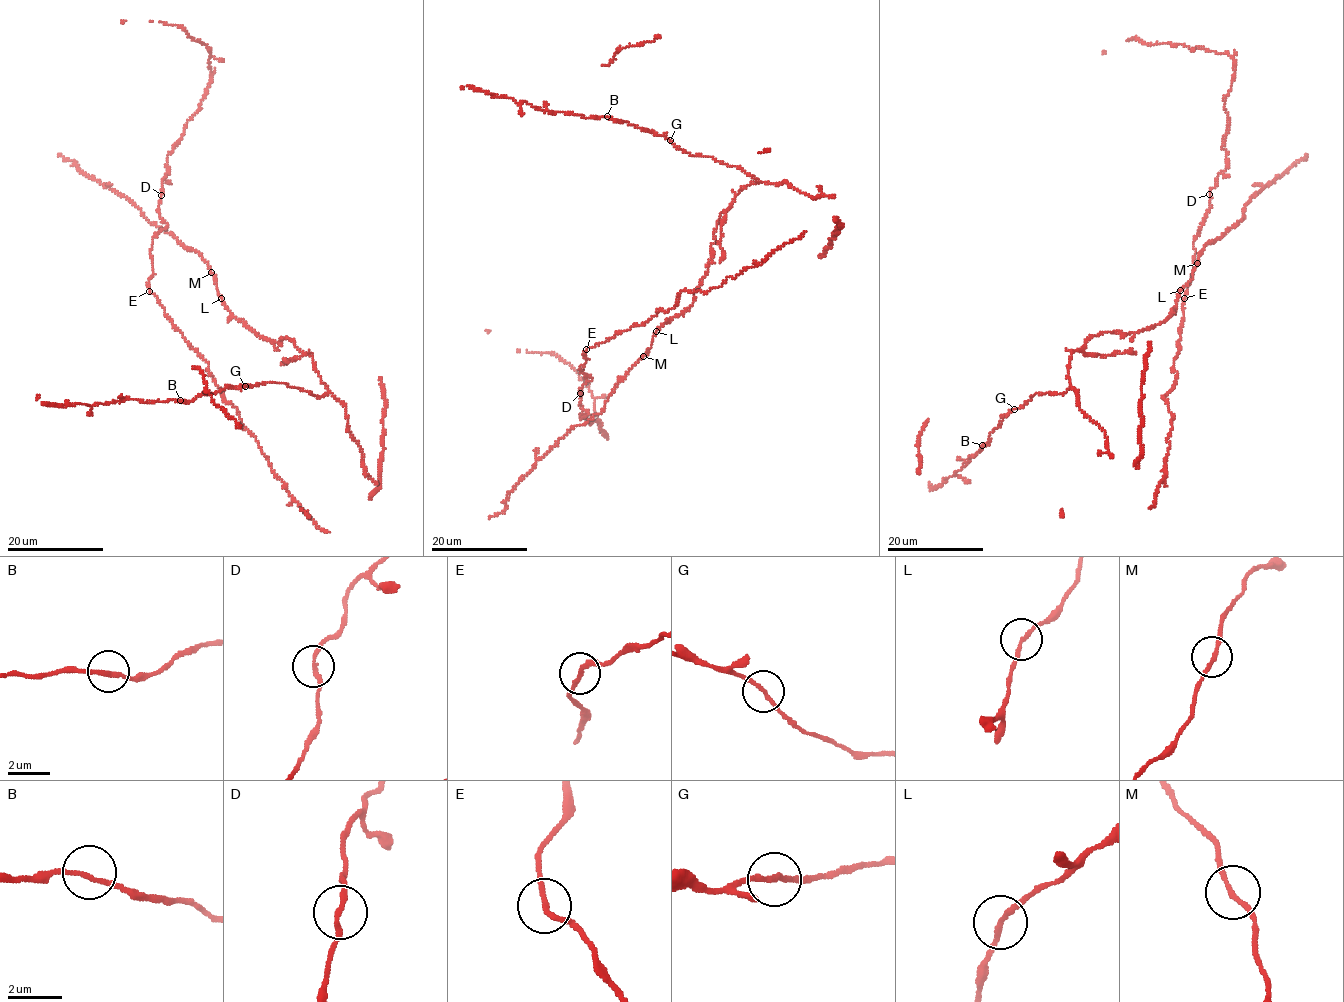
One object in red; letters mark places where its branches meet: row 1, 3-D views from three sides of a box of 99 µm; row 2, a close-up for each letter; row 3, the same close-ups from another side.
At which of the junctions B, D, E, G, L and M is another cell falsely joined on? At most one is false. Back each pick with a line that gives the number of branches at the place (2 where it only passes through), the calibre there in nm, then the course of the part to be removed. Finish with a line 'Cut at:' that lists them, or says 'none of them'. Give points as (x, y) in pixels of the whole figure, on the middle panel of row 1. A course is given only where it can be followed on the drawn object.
Cut at: none of them

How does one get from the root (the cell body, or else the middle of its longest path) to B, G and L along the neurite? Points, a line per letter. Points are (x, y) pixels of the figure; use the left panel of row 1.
B: (228, 310), (256, 334), (279, 342), (287, 337), (313, 357), (327, 392), (317, 397), (263, 382), (180, 400)
G: (228, 310), (256, 334), (279, 342), (287, 337), (313, 357), (327, 392), (317, 397), (284, 384), (245, 386)
L: (228, 310), (221, 298)

